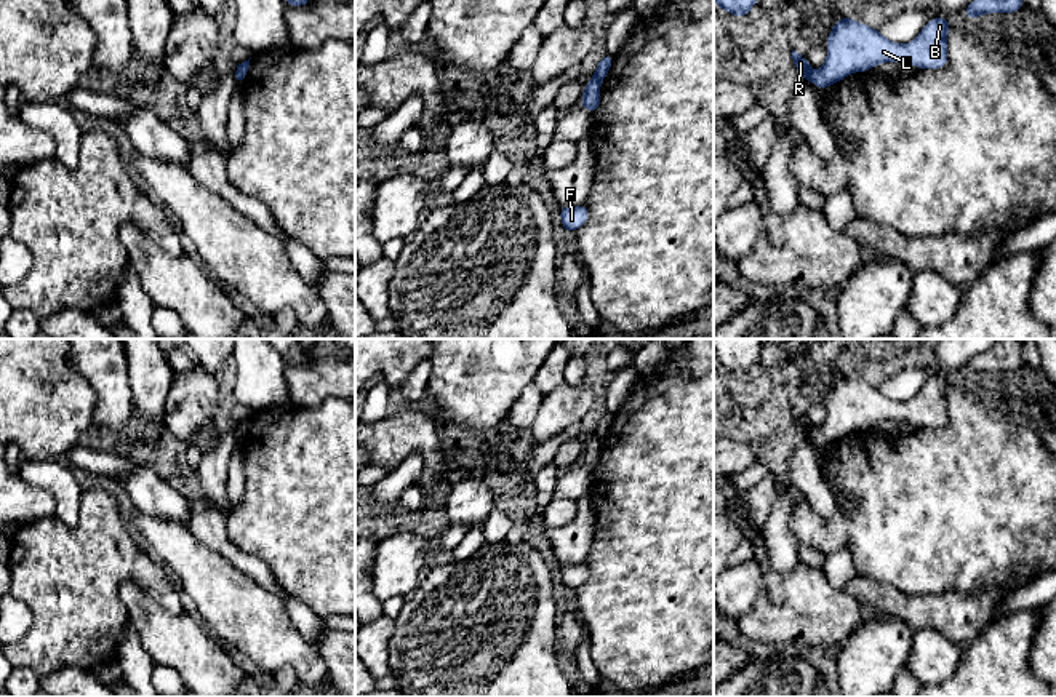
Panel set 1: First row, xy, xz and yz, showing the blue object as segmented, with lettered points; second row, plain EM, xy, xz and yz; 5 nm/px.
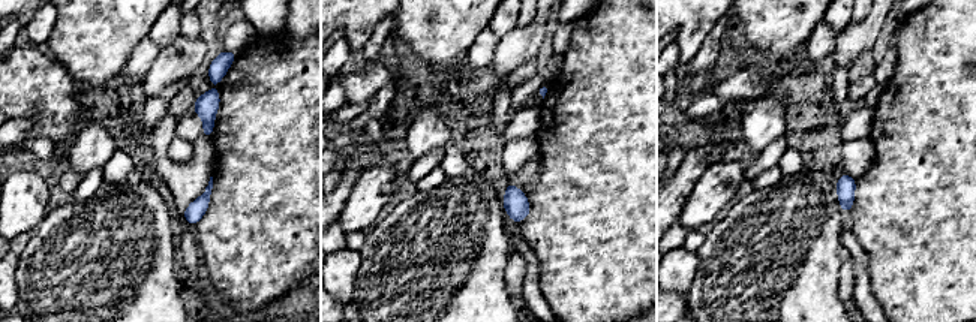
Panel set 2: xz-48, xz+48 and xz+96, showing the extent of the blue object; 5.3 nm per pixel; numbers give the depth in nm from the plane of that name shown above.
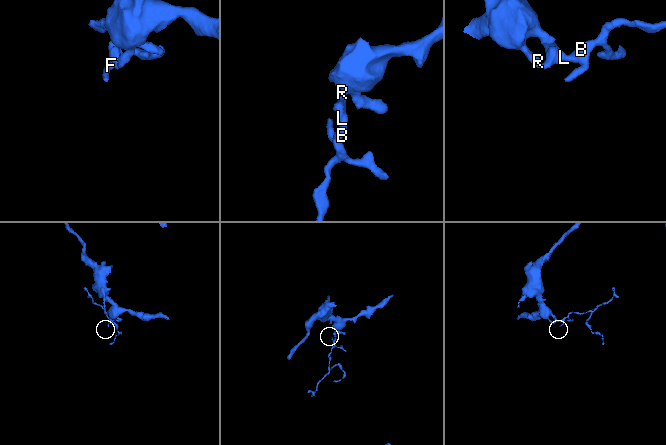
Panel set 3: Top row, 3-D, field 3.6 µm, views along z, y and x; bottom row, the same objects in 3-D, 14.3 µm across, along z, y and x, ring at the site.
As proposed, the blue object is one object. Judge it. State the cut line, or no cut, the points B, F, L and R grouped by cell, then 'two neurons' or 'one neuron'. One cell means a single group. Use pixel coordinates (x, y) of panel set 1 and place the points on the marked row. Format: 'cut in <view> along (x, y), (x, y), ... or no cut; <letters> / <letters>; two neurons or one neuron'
cut in xz along (592, 79), (599, 83); B F L / R; two neurons

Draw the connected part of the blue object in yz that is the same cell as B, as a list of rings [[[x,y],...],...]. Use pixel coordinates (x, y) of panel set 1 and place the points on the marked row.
[[[931,18],[922,32],[906,45],[885,38],[875,27],[838,19],[826,38],[827,58],[814,74],[819,90],[842,82],[850,74],[866,72],[880,62],[902,62],[918,69],[944,69],[947,66],[947,18]]]

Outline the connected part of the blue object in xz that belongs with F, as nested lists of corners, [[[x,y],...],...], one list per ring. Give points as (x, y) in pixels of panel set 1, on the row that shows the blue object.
[[[586,205],[579,206],[560,206],[560,221],[563,230],[574,232],[581,229],[589,219],[589,209]]]

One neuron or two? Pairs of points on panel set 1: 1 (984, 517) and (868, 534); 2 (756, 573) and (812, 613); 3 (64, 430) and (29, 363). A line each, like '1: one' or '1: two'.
1: one
2: two
3: one

